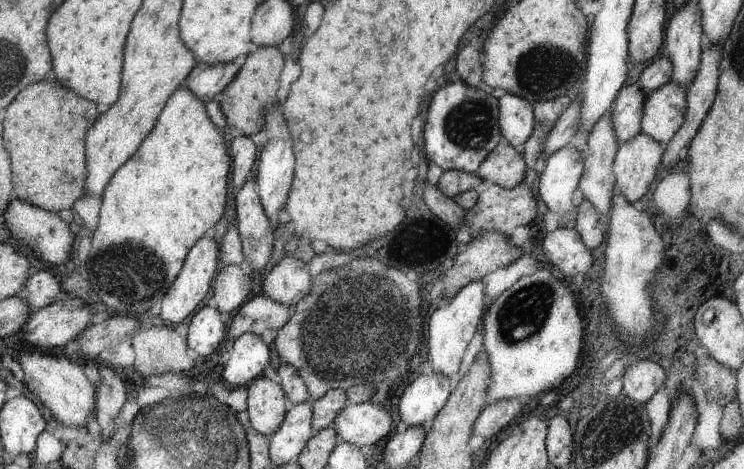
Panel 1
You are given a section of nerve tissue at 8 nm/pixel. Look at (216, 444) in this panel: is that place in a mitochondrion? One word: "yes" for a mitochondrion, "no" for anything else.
yes

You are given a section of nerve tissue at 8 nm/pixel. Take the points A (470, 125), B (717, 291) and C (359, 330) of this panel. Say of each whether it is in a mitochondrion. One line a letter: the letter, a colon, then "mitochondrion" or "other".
A: mitochondrion
B: other
C: mitochondrion

